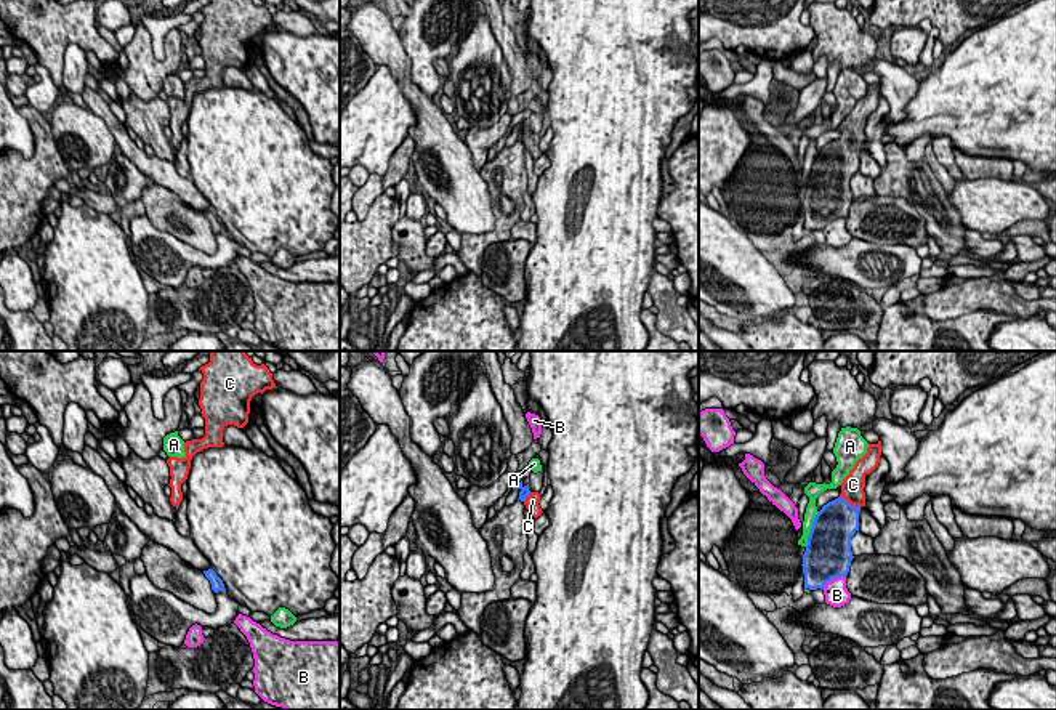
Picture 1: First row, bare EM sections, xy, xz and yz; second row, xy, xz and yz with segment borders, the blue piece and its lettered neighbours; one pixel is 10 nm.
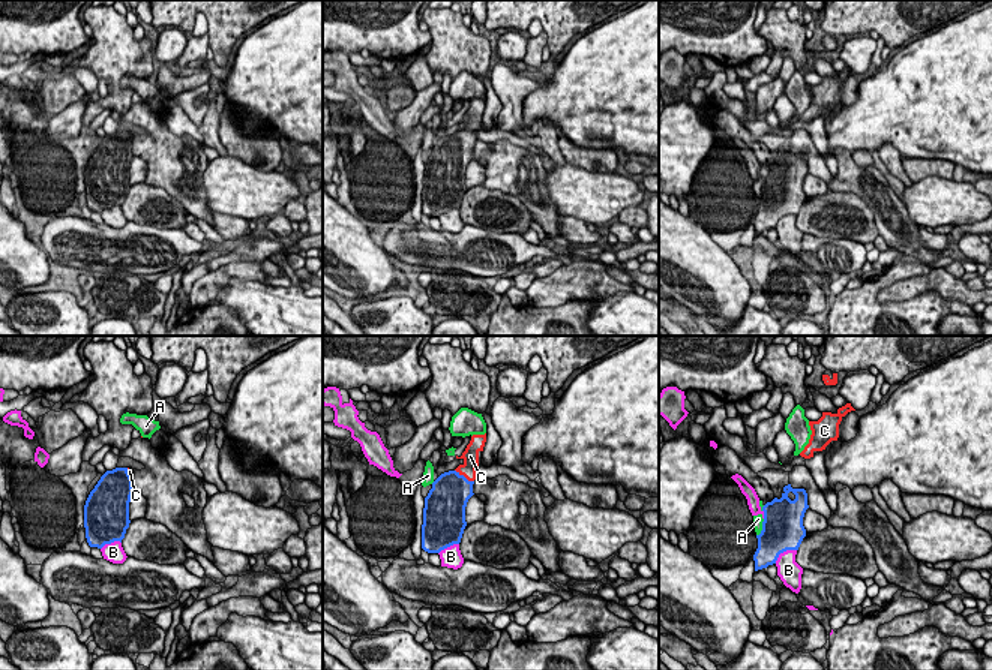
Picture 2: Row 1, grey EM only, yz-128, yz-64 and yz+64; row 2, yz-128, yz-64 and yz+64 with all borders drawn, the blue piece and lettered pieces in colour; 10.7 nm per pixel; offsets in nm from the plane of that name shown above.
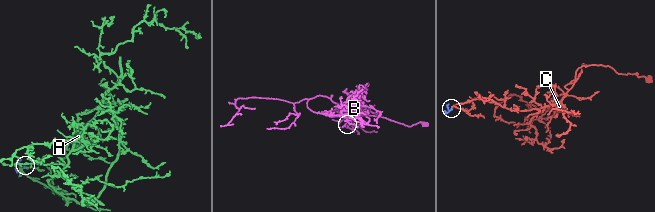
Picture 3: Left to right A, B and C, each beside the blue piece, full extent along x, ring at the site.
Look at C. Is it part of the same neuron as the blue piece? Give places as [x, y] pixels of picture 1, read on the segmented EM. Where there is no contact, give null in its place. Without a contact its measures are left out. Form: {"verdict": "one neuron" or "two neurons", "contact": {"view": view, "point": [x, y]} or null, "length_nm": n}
{"verdict": "one neuron", "contact": {"view": "yz", "point": [850, 504]}, "length_nm": 240}

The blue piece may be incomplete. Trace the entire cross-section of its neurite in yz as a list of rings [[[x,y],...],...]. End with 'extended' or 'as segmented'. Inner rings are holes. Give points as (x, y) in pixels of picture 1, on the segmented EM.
[[[881,441],[869,444],[867,454],[859,458],[849,474],[841,481],[841,494],[816,514],[803,555],[804,588],[824,590],[825,583],[846,577],[852,561],[851,537],[859,530],[859,511],[865,505],[865,476],[880,463]]]; extended

